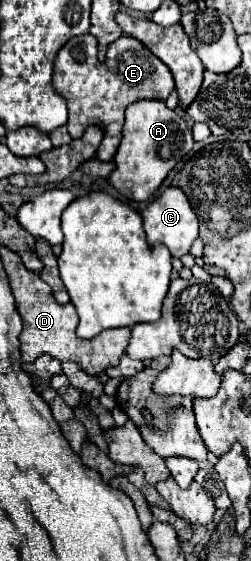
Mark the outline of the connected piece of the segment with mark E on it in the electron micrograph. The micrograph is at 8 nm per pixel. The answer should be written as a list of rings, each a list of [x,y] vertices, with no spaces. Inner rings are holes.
[[[90,33],[72,37],[56,53],[54,63],[54,87],[68,101],[68,133],[72,139],[82,137],[88,125],[104,129],[104,139],[98,147],[96,157],[100,161],[112,161],[122,137],[124,109],[138,99],[166,99],[174,89],[174,77],[170,69],[150,53],[138,39],[120,37],[110,45],[106,61],[98,63],[96,41]],[[102,73],[102,75],[100,75]]]

